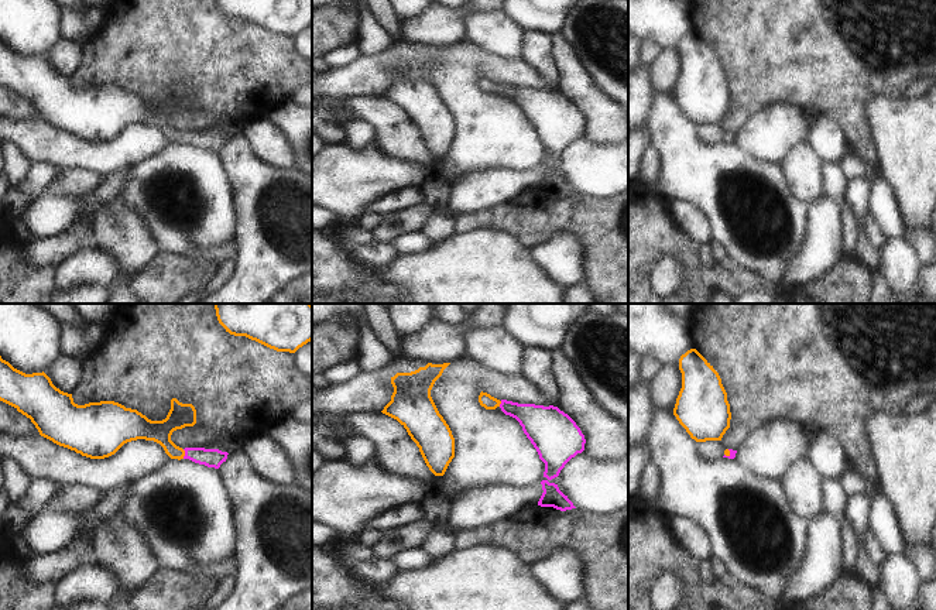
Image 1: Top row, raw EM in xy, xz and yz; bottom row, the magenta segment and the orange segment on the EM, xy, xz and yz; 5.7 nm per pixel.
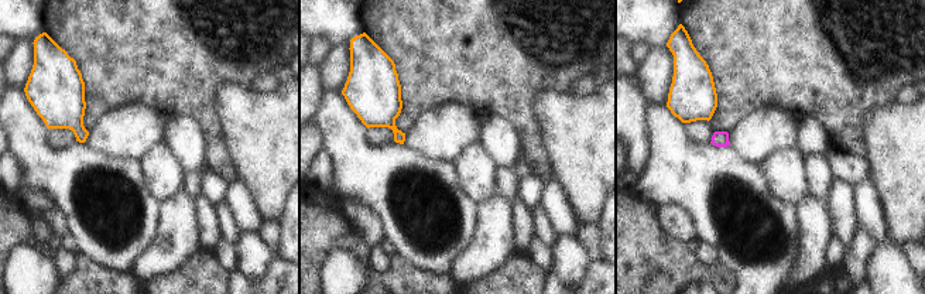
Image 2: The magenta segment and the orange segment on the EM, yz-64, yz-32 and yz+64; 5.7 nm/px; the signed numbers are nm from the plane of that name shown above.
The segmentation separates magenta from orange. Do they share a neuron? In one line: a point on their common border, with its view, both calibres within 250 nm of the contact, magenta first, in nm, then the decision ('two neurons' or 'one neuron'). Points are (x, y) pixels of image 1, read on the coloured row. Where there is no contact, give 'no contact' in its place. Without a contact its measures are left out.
xy (185, 453) | 110/140 nm | one neuron

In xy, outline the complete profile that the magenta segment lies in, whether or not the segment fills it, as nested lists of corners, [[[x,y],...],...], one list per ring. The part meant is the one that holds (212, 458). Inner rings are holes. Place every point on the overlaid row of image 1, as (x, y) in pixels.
[[[0,356],[0,401],[31,419],[40,435],[90,459],[114,455],[124,443],[145,439],[160,443],[171,459],[189,459],[219,469],[227,452],[179,448],[171,441],[176,429],[196,424],[192,404],[171,400],[165,419],[151,421],[137,409],[114,401],[78,405],[72,394],[56,388],[42,373],[25,374]]]

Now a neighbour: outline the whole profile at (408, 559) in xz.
[[[419,548],[404,549],[390,558],[390,561],[398,568],[398,570],[416,570],[422,569],[433,562],[435,558],[428,555]]]

